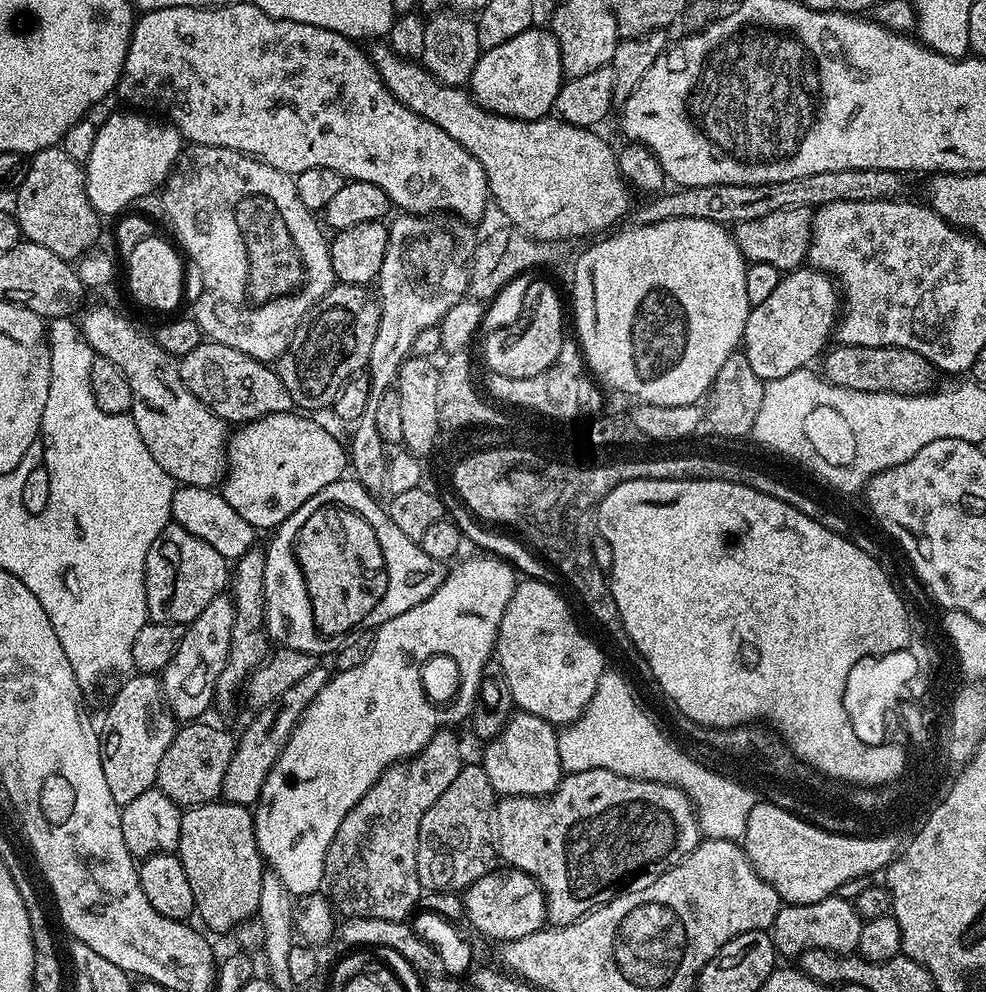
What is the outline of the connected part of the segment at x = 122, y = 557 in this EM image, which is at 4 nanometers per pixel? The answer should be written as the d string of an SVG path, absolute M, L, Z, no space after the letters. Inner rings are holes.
M70 318L47 321L46 335L48 337L48 349L50 350L50 398L46 398L46 410L42 410L42 422L40 423L39 439L44 445L43 467L48 470L48 499L55 502L61 500L68 512L76 511L76 524L80 528L96 528L96 536L78 535L78 574L74 581L74 590L64 590L59 593L60 600L42 599L42 610L50 618L50 626L54 626L54 634L58 634L58 642L62 642L62 651L65 652L70 662L70 670L74 670L74 678L78 678L78 686L82 690L89 690L99 680L107 678L111 672L120 672L132 668L132 651L134 650L134 638L142 631L142 626L149 624L148 607L146 606L146 582L144 571L146 570L146 554L150 546L154 546L154 538L162 534L162 530L172 520L171 504L177 490L177 483L154 462L154 454L146 450L146 442L142 442L142 434L138 434L138 426L134 426L131 415L106 414L106 410L98 410L98 402L94 402L94 394L90 390L90 366L94 359L92 347L84 341L84 336L79 332L77 323Z

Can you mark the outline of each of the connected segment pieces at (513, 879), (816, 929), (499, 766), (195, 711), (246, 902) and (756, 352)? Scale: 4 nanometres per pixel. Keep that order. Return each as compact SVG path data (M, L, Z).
M511 866L501 867L478 878L478 882L464 889L462 899L469 922L495 942L526 938L526 934L534 934L545 927L548 920L548 902L539 882L530 874Z
M837 894L826 897L822 902L784 904L774 918L770 935L781 957L799 958L802 953L813 952L816 948L837 954L852 954L856 952L863 925L864 921L856 913L855 903Z
M513 711L508 724L500 733L487 741L482 766L486 770L486 778L490 778L490 786L494 786L497 797L505 796L551 796L560 787L565 775L562 758L558 756L558 732L550 722L538 718L529 712Z
M221 594L184 628L178 650L174 650L174 658L170 658L170 662L158 676L164 690L165 703L179 721L197 721L203 717L201 715L210 704L213 704L217 680L230 654L235 621L236 608L232 605L231 595Z
M213 802L187 809L182 815L178 855L194 894L195 915L209 933L228 932L257 915L266 865L258 850L256 818L249 805Z
M801 266L778 282L766 302L751 305L742 341L744 357L760 380L786 378L786 374L794 374L794 370L809 367L811 360L829 347L828 339L833 339L841 312L842 296L837 281L827 272Z

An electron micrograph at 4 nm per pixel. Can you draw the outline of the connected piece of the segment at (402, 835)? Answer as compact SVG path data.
M441 730L436 732L427 748L418 756L411 756L407 762L392 765L383 772L362 794L362 798L342 818L342 826L338 826L338 834L334 834L334 842L330 842L330 850L326 854L324 879L326 892L330 897L333 909L341 917L361 916L362 918L392 919L407 921L417 911L416 903L420 900L422 889L418 878L418 830L422 826L422 814L442 798L446 786L458 778L460 769L466 763L466 757L460 753L460 740L455 731Z

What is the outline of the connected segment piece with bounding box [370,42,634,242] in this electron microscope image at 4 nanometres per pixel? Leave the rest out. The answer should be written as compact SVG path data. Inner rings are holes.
M376 42L371 45L370 57L372 65L378 70L378 74L382 78L382 82L390 90L390 94L394 94L394 98L398 98L398 102L402 102L410 110L414 110L414 114L418 114L422 118L426 118L430 122L434 122L434 126L438 126L441 130L446 130L446 134L450 134L450 138L454 138L454 142L458 142L458 146L462 146L466 150L470 150L470 154L474 154L474 158L478 158L478 162L482 162L482 170L486 170L486 178L488 179L488 190L491 199L498 207L504 211L504 216L509 225L515 231L524 233L525 236L532 237L533 240L541 242L557 242L556 240L580 240L583 236L595 237L597 234L604 234L609 231L611 224L616 224L620 219L629 215L630 209L633 207L632 195L633 189L625 180L623 173L620 172L618 163L618 152L614 147L611 148L602 137L599 136L599 131L590 128L579 128L573 124L568 124L566 121L559 118L545 118L543 120L515 120L509 116L499 116L493 112L487 112L478 101L472 99L471 95L463 87L455 88L449 84L443 84L441 80L436 80L428 73L428 69L423 63L415 60L405 60L392 48L389 48L387 43Z

